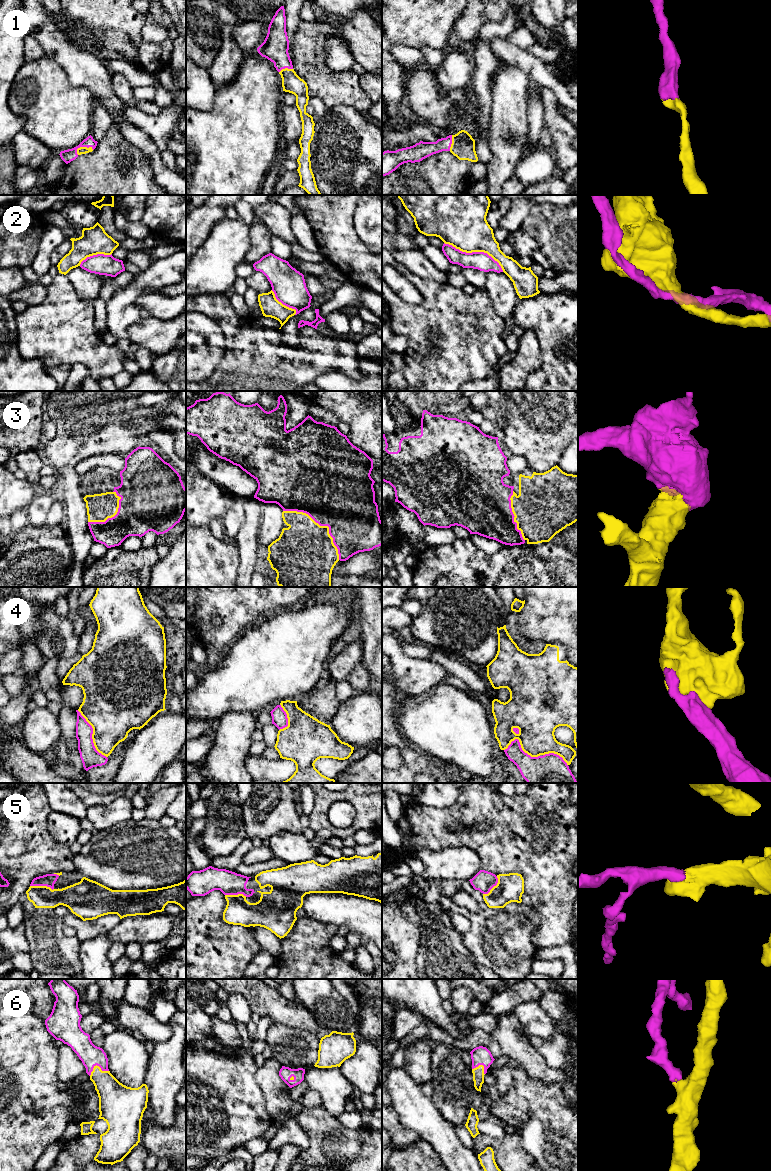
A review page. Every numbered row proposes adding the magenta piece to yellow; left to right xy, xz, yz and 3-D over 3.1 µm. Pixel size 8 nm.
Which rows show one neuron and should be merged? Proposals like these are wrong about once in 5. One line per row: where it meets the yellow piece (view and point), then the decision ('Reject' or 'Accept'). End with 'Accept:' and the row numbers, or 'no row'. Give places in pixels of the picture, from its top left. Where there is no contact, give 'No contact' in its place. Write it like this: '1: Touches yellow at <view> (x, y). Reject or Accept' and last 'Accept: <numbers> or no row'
1: Touches yellow at xy (83, 147). Accept
2: Touches yellow at yz (475, 251). Reject
3: Touches yellow at xz (322, 526). Accept
4: Touches yellow at xy (92, 735). Reject
5: Touches yellow at xy (42, 886). Accept
6: Touches yellow at xy (97, 1066). Accept
Accept: 1, 3, 5, 6

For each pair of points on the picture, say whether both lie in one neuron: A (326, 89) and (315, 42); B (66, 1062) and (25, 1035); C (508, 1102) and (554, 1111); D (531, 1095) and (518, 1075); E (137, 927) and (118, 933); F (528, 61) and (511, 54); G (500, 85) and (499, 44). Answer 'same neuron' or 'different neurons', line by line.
A: same neuron
B: different neurons
C: same neuron
D: same neuron
E: same neuron
F: same neuron
G: different neurons

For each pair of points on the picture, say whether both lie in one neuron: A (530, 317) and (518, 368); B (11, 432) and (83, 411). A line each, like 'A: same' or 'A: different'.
A: different
B: different

